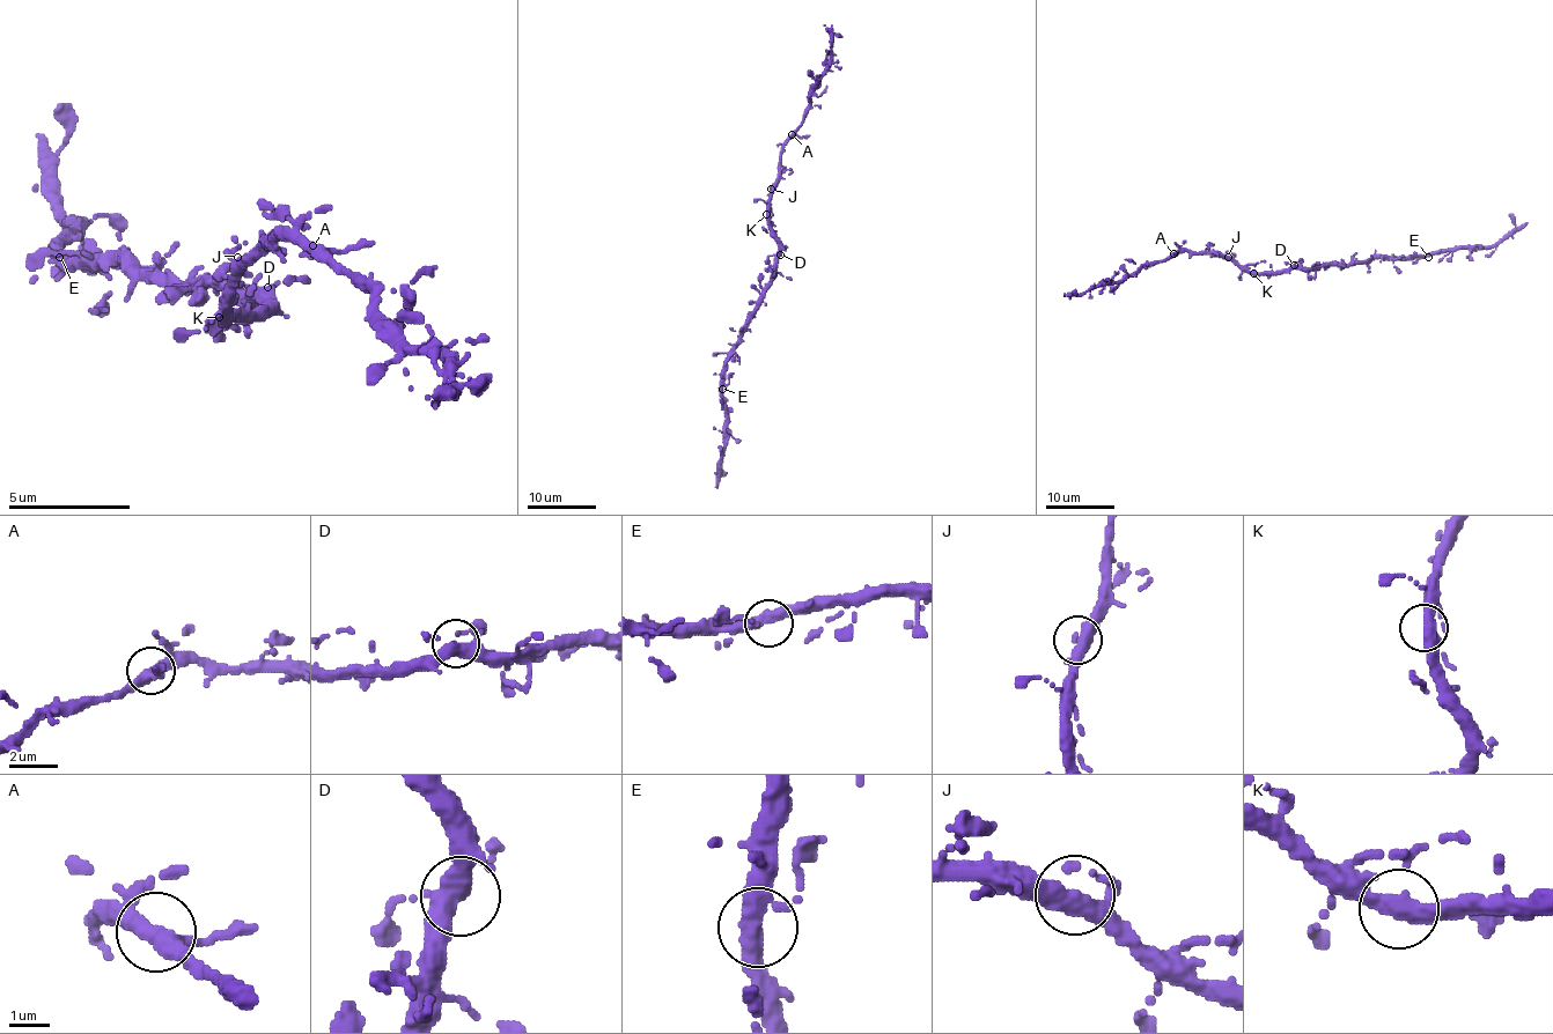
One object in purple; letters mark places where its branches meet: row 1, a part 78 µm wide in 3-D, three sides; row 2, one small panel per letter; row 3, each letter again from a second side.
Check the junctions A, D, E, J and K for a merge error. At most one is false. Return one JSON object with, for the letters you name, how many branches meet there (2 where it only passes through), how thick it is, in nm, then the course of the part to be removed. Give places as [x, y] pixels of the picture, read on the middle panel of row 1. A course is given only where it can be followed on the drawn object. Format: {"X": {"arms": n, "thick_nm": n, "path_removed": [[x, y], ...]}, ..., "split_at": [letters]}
{"split_at": []}

